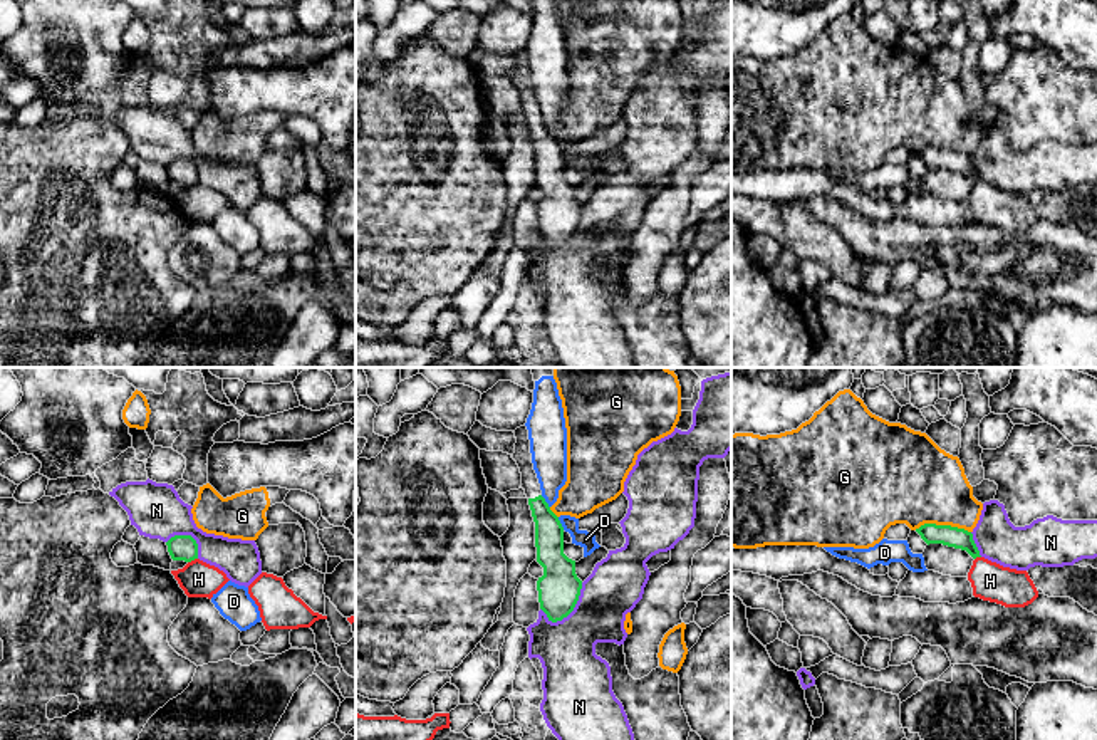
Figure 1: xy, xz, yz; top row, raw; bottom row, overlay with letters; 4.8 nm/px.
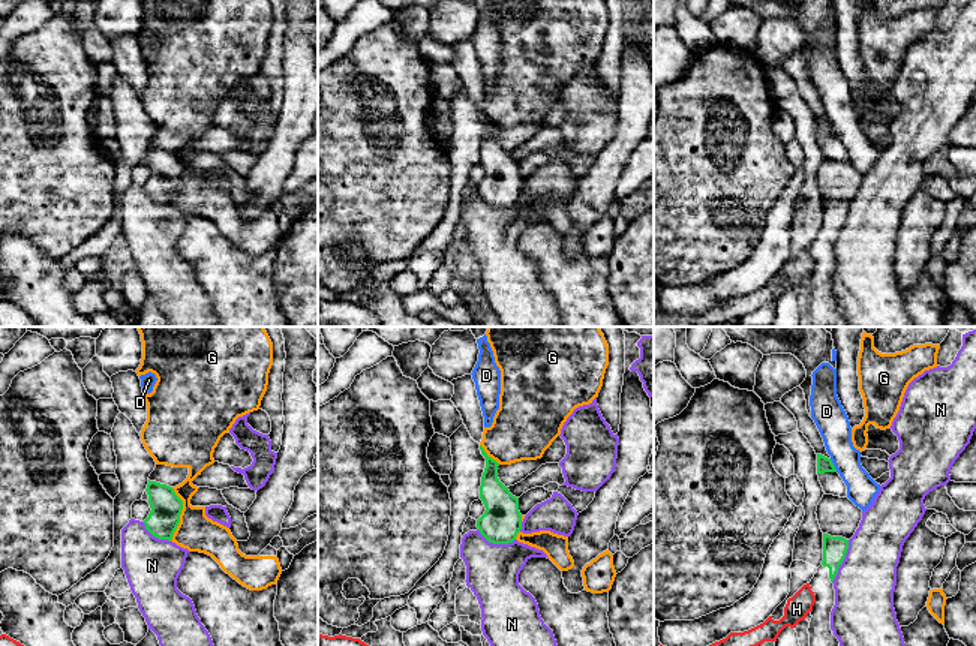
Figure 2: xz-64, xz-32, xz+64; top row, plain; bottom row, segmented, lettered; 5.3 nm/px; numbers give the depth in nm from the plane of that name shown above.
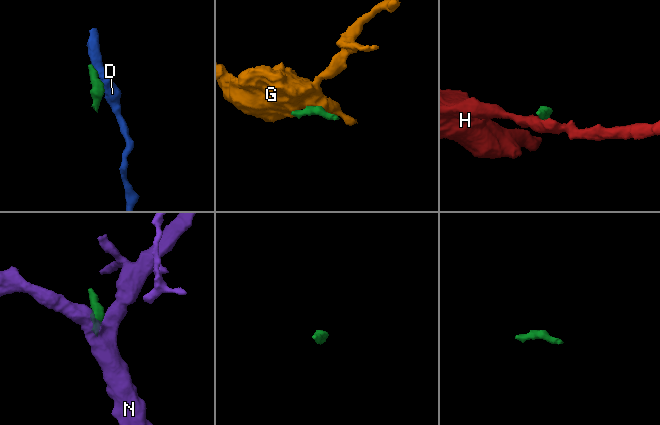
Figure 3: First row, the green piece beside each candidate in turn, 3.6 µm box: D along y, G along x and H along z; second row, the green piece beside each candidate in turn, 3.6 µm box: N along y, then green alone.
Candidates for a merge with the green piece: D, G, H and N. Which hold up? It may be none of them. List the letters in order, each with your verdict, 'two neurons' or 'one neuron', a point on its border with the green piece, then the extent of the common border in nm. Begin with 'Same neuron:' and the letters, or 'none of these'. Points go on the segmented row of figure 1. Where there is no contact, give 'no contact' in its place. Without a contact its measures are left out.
Same neuron: none of these
D: two neurons; contact xz (561, 524); length 70 nm
G: two neurons; contact yz (943, 526); length 280 nm
H: two neurons; contact xy (192, 559); length 50 nm
N: two neurons; contact xz (574, 606); length 260 nm

